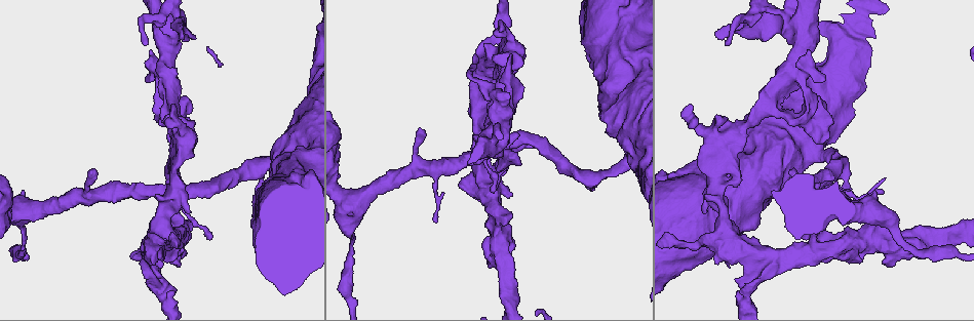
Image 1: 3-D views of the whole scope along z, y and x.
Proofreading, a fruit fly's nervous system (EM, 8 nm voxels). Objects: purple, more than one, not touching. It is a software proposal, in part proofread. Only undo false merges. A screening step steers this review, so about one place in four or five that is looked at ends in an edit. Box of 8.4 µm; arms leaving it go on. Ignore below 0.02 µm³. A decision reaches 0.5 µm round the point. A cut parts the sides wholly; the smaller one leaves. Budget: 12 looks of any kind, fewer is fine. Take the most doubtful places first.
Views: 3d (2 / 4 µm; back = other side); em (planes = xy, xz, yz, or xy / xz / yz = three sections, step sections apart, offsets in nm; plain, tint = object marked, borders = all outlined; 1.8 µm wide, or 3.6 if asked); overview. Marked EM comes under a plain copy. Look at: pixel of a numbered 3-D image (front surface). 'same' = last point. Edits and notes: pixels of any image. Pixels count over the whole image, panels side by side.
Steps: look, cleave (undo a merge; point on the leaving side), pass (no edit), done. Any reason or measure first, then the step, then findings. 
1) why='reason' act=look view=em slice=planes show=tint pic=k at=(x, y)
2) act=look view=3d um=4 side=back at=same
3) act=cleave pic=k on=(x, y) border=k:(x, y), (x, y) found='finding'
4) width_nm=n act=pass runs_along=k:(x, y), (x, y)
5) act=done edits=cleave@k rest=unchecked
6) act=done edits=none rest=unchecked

why='sharp bend' act=look view=em slice=yz step=16 show=tint pic=1 at=(175, 174)

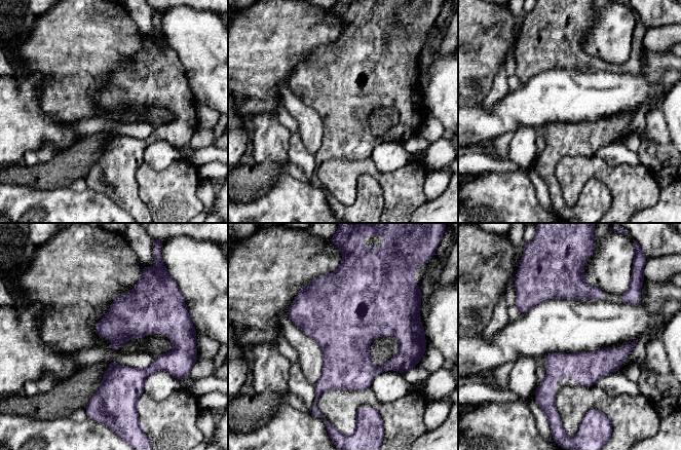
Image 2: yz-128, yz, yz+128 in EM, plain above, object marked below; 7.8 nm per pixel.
act=look view=em slice=planes show=tint at=same

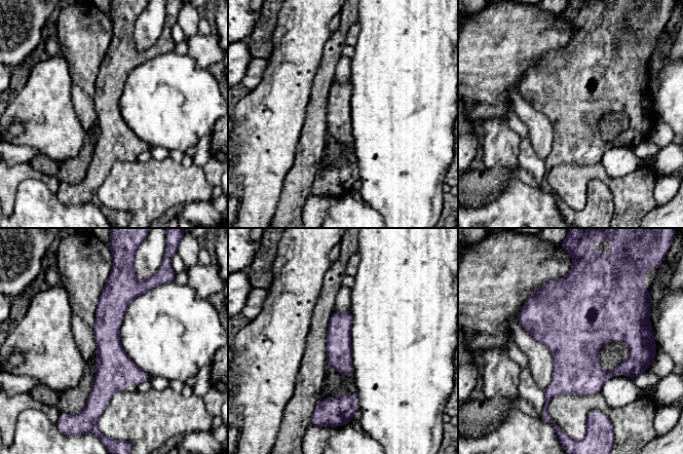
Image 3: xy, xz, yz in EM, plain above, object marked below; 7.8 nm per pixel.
act=pass runs_along=3:(118, 281), (102, 404) found='one neuron here'

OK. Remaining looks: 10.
why='closes a loop' act=look view=em slice=planes show=borders pic=1 at=(189, 34)

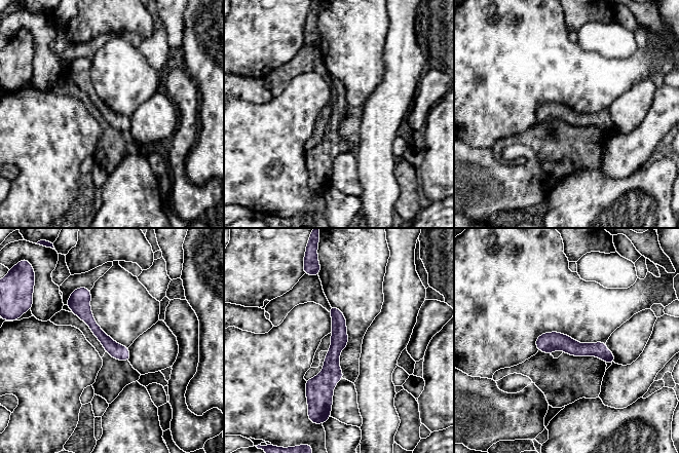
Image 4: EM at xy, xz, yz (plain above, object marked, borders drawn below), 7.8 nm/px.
act=pass found='one neuron here'

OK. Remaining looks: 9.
why='abrupt turn' act=look view=3d um=2 pic=1 at=(823, 232)

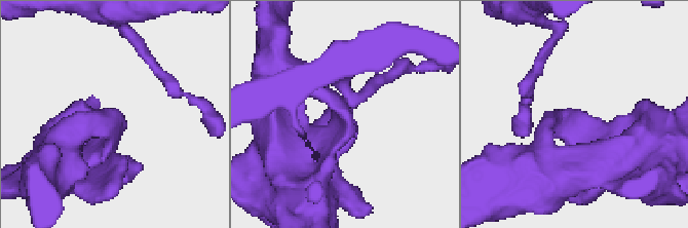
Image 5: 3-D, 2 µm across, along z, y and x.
act=look view=em slice=planes show=borders pic=5 at=(568, 111)

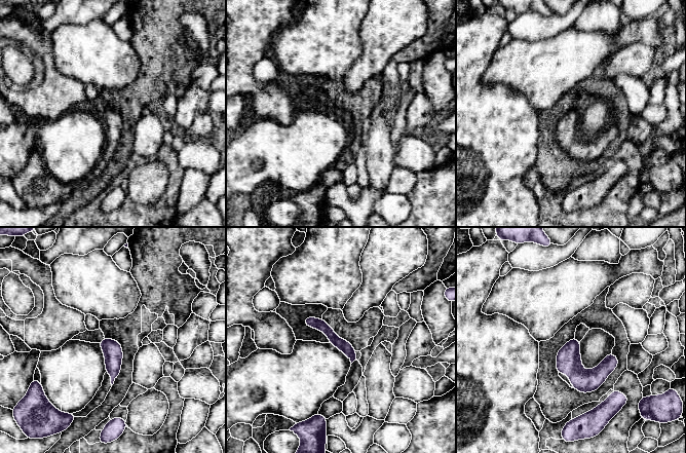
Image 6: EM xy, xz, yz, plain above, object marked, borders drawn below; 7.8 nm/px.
act=pass runs_along=6:(307, 321), (321, 325), (353, 357) found='all the same neuron'

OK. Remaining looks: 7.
why='calibre changes' act=look view=3d um=4 pic=1 at=(917, 234)

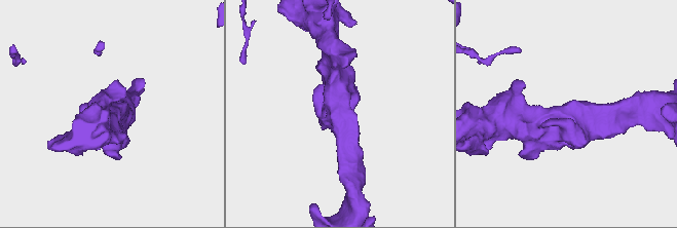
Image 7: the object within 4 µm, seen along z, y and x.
act=look view=em slice=xy step=4 show=borders pic=7 at=(566, 112)

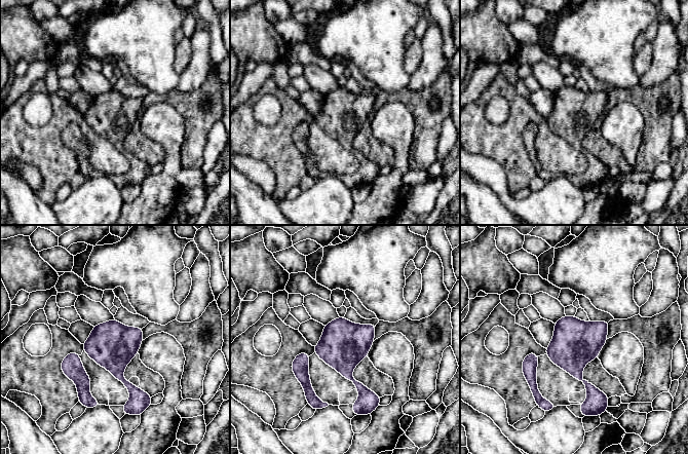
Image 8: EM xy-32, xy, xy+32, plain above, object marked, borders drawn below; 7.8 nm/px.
width_nm=360 act=pass found='one neuron here'

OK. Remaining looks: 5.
why='two arms at a narrow angle' act=look view=3d um=4 pic=1 at=(741, 245)

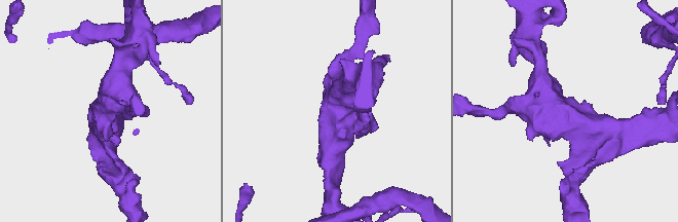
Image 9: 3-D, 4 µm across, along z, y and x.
act=look view=em slice=planes show=tint pic=9 at=(563, 111)

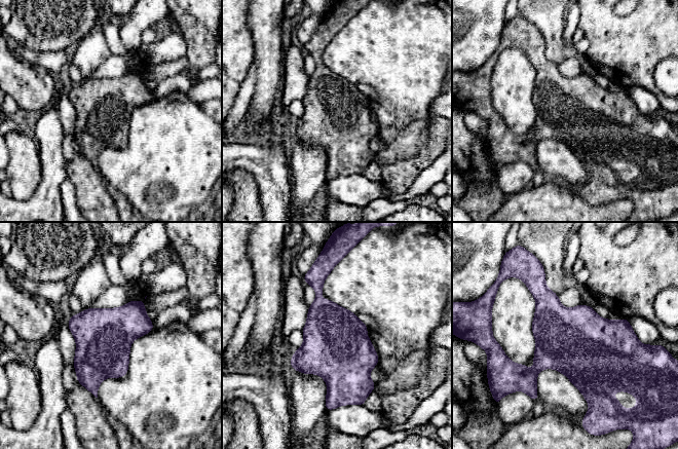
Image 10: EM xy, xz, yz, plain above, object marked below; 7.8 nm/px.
width_nm=440 act=pass found='one neuron here'

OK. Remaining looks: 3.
act=done edits=none rest=unchecked

